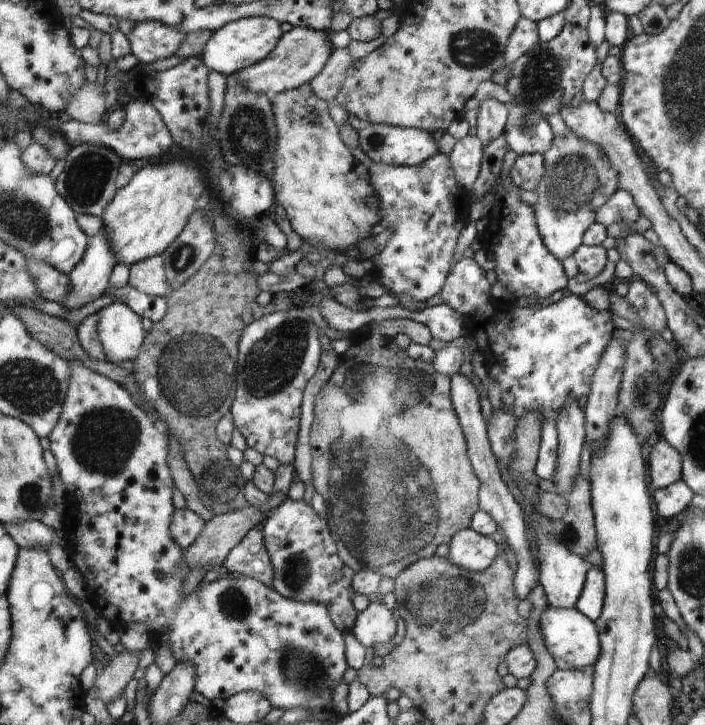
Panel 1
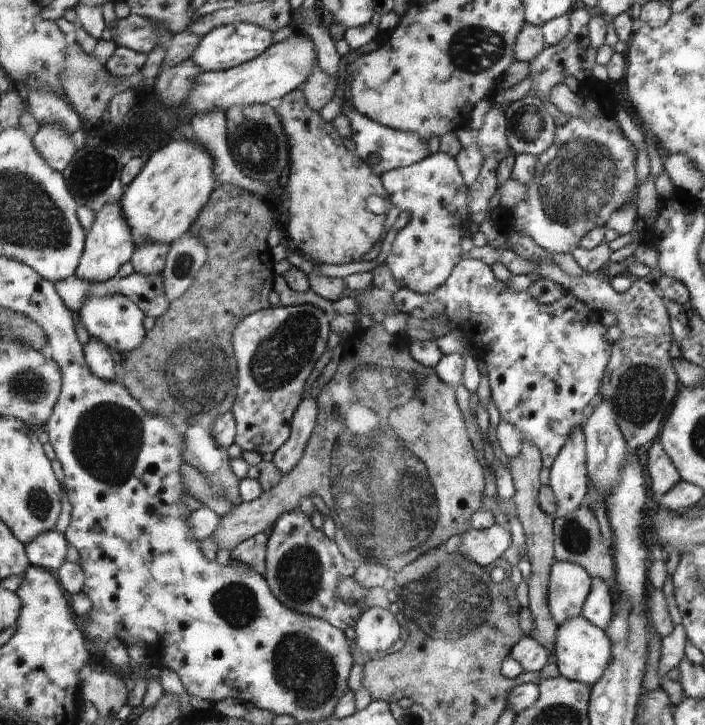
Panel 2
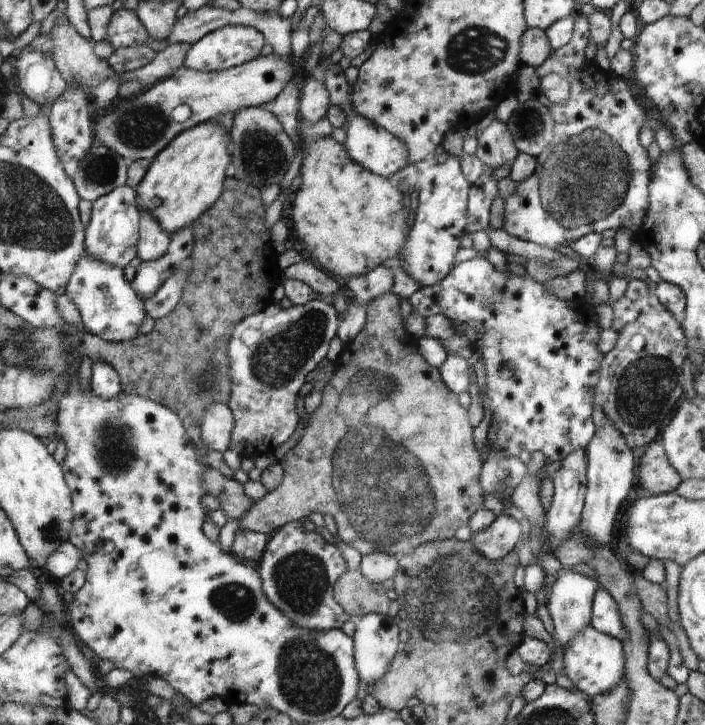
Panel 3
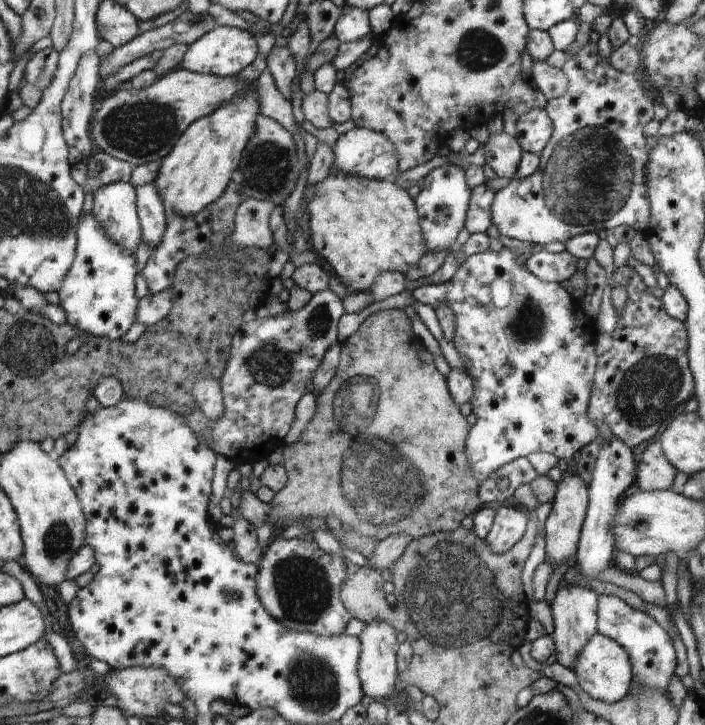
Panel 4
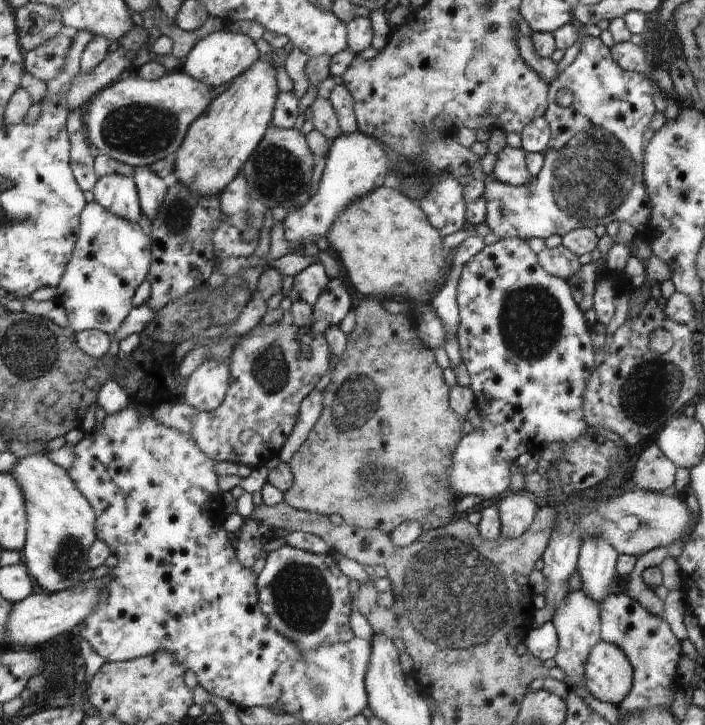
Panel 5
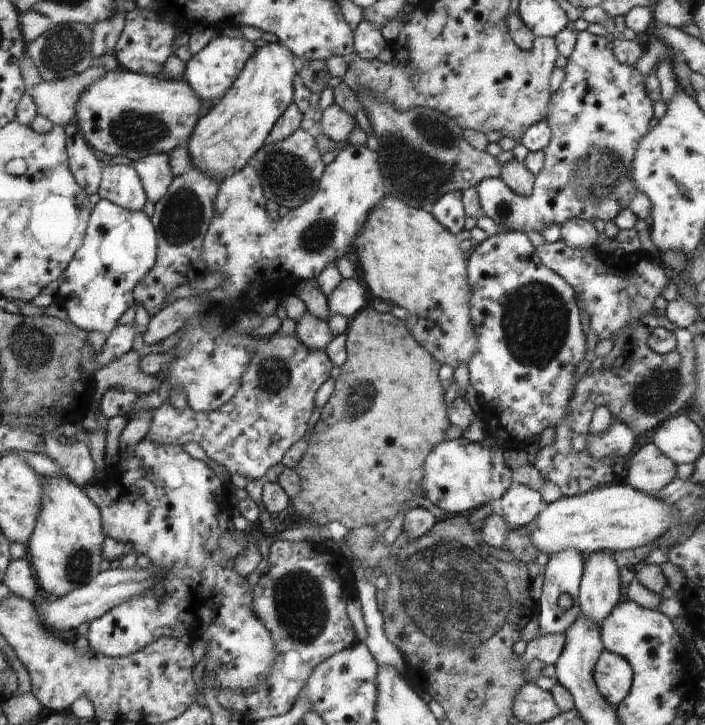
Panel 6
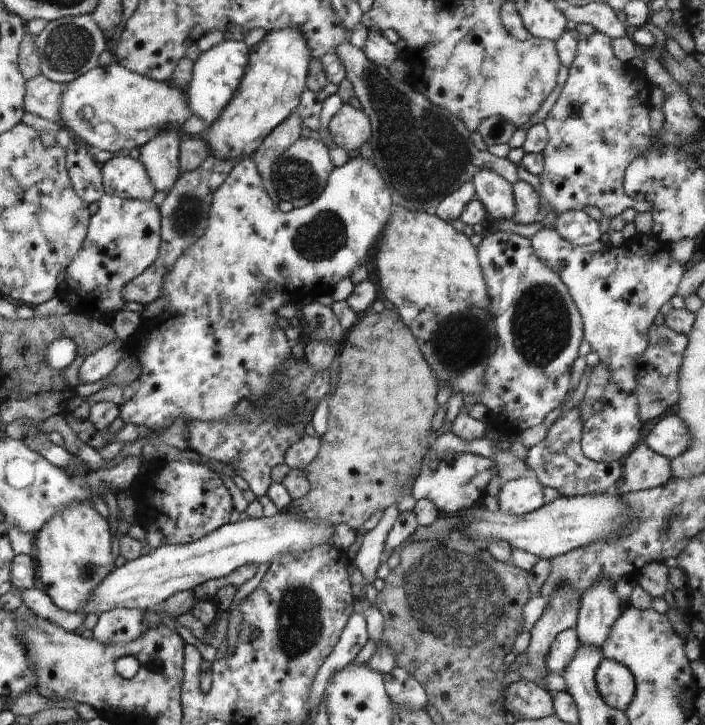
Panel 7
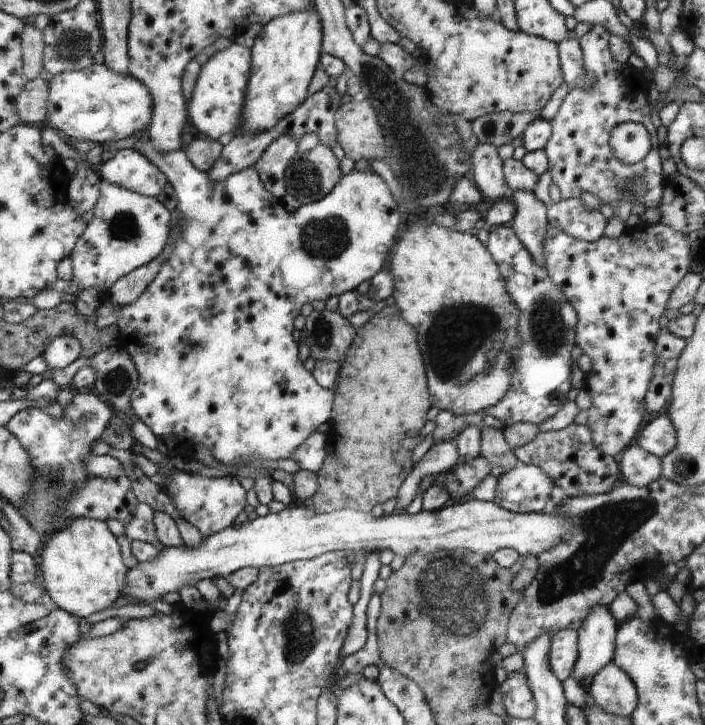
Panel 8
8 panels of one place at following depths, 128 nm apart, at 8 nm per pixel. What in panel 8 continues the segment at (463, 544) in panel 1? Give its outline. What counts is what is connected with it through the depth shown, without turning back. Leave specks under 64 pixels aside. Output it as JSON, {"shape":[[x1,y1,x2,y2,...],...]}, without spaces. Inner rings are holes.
{"shape":[[518,462,497,480,495,500,498,506,515,513,537,513,550,505,554,480,536,465]]}

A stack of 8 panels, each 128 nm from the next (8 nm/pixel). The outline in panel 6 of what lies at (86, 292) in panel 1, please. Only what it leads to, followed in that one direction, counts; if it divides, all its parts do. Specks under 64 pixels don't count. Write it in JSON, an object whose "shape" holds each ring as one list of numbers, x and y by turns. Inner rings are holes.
{"shape":[[103,165,97,194,100,199,110,200,126,210,143,210,148,201,147,190,132,165]]}

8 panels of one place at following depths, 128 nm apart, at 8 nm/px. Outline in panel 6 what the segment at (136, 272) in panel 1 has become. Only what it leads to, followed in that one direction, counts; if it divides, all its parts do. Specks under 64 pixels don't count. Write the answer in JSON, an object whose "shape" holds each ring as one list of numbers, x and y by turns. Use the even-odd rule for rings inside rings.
{"shape":[[148,154,144,158,138,158,132,166,139,172,143,186,147,190,148,200,154,203,161,201,175,180,170,154]]}

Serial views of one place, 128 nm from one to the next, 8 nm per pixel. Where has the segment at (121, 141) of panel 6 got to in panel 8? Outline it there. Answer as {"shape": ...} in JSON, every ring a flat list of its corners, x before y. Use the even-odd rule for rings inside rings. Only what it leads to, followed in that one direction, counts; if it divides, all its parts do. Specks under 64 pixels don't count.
{"shape":[[92,63,79,71,57,74,50,84,50,116,46,125,54,128,60,135,102,145,104,142,118,142,132,135,138,137,144,130,150,129,151,118,154,116,154,96,135,76,118,74,104,63]]}

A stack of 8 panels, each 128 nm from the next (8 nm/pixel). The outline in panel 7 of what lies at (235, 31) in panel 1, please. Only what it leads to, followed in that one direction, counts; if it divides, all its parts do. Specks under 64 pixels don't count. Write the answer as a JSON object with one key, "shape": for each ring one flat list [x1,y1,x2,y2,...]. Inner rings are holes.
{"shape":[[224,39,215,47,203,52,196,62,193,62,193,73,190,82,187,84,188,102,191,105,193,114,200,116,206,126,214,125,218,115,226,108,226,104,238,86,240,80,247,72,249,46,244,41,233,41]]}

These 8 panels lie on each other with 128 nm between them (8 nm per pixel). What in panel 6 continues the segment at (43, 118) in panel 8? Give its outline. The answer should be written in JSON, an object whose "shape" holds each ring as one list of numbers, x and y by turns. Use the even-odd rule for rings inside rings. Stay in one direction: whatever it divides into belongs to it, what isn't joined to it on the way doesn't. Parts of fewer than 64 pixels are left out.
{"shape":[[95,64,92,68,66,79,42,80,36,88,30,90,30,94,40,114,50,118,54,125,66,126,73,123,76,104,86,86,92,86,104,74,107,74,106,70]]}

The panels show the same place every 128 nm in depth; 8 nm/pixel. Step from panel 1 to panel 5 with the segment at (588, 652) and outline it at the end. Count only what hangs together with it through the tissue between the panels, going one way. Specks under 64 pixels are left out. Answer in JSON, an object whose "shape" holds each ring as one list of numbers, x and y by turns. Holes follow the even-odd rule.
{"shape":[[602,640,585,664,583,685,601,702,618,706,631,693,633,676,624,651]]}

